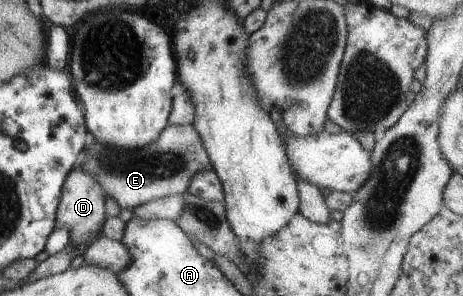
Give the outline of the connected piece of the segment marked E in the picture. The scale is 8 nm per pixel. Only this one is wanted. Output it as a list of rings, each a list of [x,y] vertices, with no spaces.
[[[168,124],[154,142],[136,150],[121,151],[116,147],[106,146],[91,139],[90,144],[83,151],[87,154],[86,161],[81,164],[83,169],[96,177],[107,196],[114,198],[120,208],[128,210],[134,210],[137,206],[151,200],[186,194],[193,176],[204,169],[211,168],[209,154],[193,124]]]

